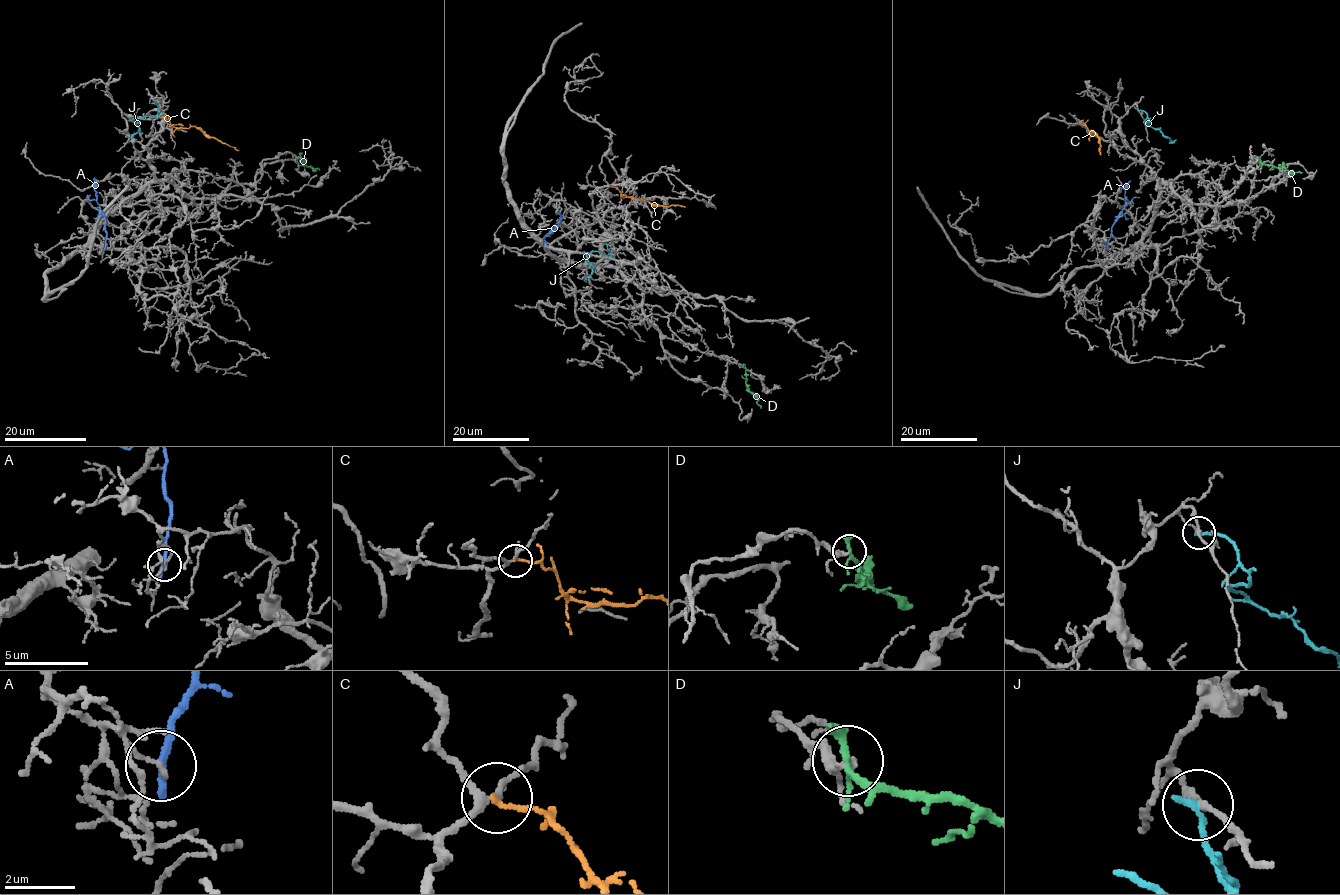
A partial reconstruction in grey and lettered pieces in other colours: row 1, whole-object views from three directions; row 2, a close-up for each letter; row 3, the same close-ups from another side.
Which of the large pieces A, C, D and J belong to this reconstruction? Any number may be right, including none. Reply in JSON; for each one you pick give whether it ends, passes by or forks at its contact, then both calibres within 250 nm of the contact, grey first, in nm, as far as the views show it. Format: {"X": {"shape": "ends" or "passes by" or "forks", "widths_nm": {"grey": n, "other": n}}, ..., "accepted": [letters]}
{"accepted": []}

